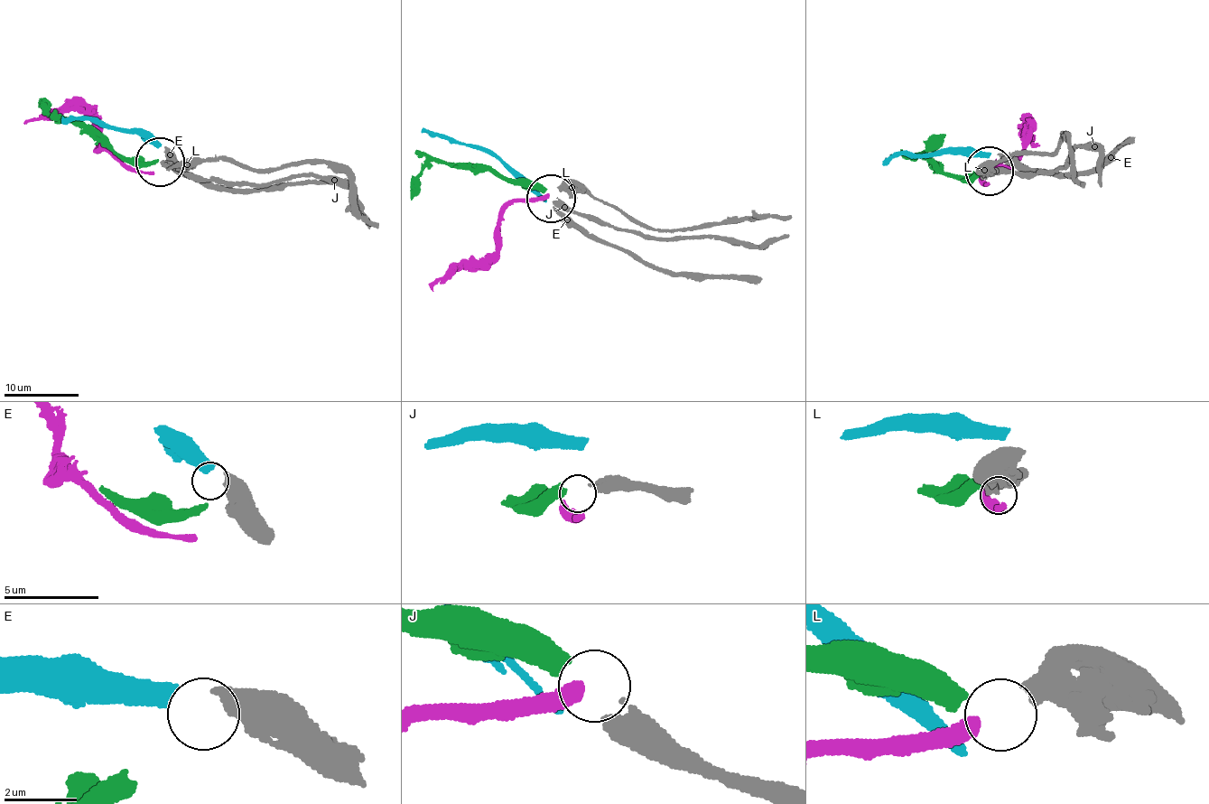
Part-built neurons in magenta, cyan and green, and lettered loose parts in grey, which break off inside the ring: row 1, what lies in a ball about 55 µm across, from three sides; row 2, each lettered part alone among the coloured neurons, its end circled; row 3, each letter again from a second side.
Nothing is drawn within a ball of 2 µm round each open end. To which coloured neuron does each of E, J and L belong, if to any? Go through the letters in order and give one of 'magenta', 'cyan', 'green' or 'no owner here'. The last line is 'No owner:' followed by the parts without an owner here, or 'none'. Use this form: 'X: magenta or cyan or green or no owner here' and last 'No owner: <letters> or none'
E: cyan
J: green
L: magenta
No owner: none

